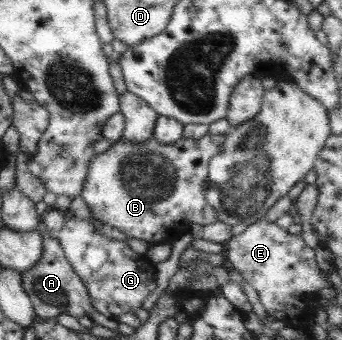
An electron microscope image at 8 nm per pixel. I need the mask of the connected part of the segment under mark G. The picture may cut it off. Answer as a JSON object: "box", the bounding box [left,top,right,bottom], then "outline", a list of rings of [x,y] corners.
{"box":[57,217,157,319],"outline":[[[73,217],[65,221],[57,237],[69,262],[92,294],[95,306],[108,317],[118,319],[124,314],[135,315],[139,309],[143,309],[145,299],[157,291],[155,265],[133,251],[129,243],[101,233],[91,221]]]}

